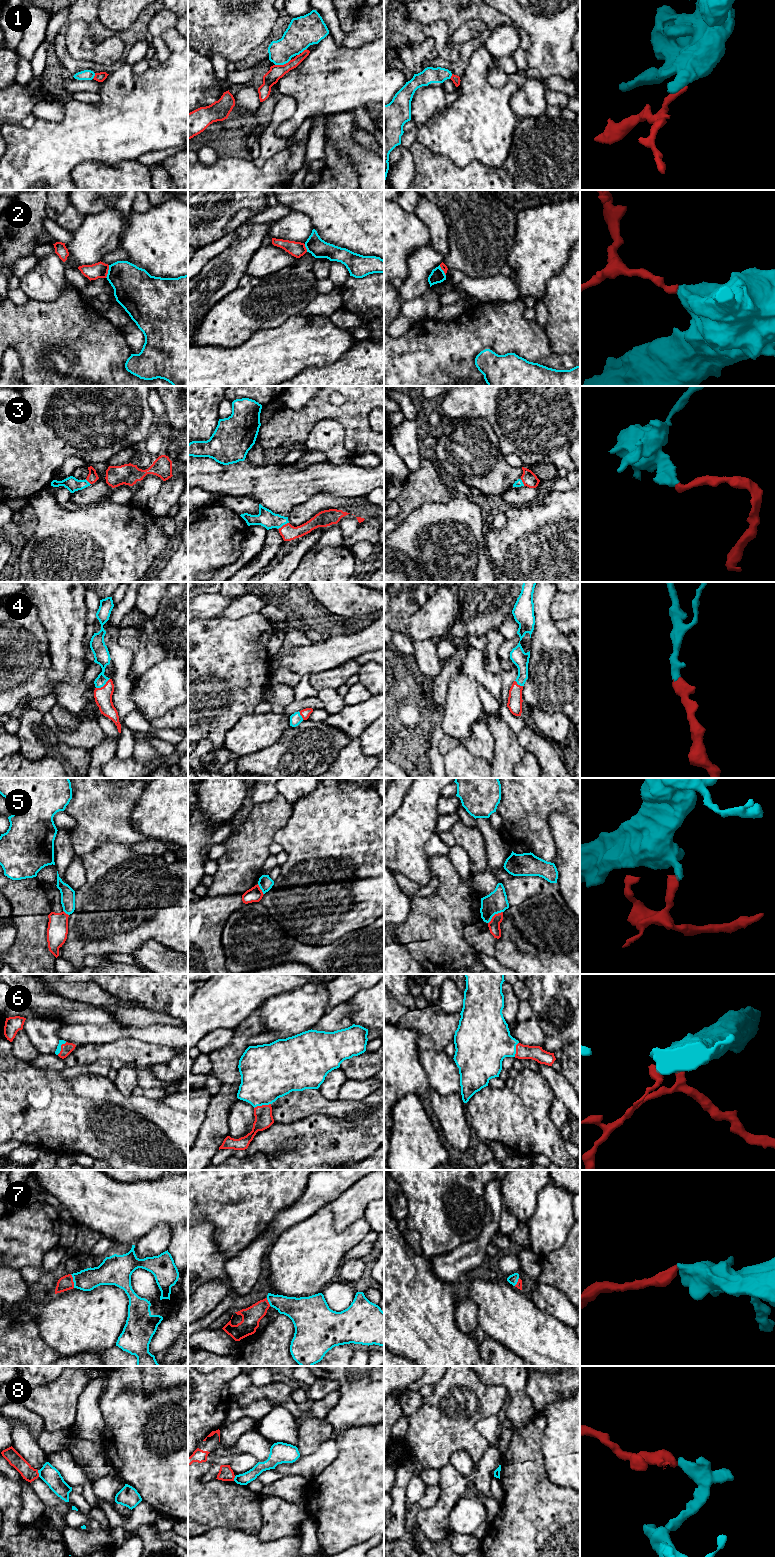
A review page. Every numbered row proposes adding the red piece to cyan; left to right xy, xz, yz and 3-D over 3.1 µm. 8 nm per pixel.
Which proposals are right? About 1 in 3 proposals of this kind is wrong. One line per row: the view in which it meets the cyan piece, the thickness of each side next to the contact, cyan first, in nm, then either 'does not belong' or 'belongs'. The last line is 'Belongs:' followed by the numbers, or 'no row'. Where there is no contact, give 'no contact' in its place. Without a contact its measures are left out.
1: meets cyan in xz; 220 nm thick on the cyan side, 120 nm on the other; does not belong
2: meets cyan in xy; 340 nm thick on the cyan side, 130 nm on the other; does not belong
3: meets cyan in xz; 140 nm thick on the cyan side, 130 nm on the other; belongs
4: meets cyan in xy; 130 nm thick on the cyan side, 140 nm on the other; belongs
5: meets cyan in yz; 180 nm thick on the cyan side, 100 nm on the other; does not belong
6: meets cyan in xz; 420 nm thick on the cyan side, 140 nm on the other; belongs
7: meets cyan in xy; 170 nm thick on the cyan side, 120 nm on the other; belongs
8: meets cyan in xy; 150 nm thick on the cyan side, 120 nm on the other; does not belong
Belongs: 3, 4, 6, 7

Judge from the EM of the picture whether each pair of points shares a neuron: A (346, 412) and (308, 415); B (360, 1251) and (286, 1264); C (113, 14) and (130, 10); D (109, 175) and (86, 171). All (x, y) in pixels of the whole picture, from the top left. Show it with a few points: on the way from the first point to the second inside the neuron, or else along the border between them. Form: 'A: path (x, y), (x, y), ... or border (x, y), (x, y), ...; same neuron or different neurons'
A: path (337, 412), (317, 412); same neuron
B: border (364, 1238), (353, 1246), (342, 1260); different neurons
C: path (117, 11), (126, 10); same neuron
D: path (103, 175), (92, 175); same neuron

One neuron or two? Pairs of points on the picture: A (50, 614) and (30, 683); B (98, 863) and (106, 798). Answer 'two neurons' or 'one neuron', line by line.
A: two neurons
B: two neurons

